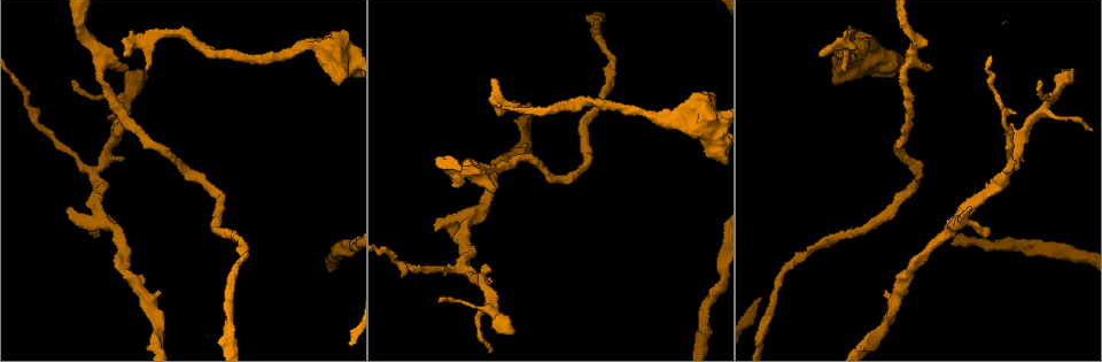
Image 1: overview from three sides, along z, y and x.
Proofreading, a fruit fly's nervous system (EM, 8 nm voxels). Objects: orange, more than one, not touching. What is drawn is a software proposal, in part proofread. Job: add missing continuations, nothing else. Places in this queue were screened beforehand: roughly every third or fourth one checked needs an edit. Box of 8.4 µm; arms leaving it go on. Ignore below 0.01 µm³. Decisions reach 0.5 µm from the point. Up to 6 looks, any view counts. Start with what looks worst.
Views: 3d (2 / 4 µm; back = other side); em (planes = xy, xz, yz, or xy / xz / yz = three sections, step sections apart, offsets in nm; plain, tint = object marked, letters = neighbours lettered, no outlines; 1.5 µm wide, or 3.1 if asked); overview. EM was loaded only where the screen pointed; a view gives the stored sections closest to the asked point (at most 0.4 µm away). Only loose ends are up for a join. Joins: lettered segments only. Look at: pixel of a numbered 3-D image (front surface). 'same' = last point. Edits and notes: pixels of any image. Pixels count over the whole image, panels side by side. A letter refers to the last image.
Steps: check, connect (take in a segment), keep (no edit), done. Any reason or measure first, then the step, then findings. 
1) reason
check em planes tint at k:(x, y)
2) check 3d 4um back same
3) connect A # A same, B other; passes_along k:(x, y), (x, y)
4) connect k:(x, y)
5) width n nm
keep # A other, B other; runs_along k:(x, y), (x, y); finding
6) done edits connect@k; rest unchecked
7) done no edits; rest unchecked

an open end
check 3d 2um at 1:(988, 233)

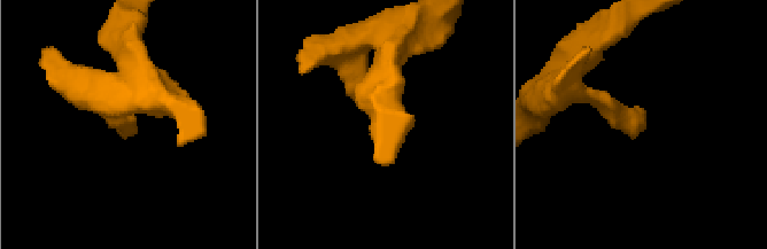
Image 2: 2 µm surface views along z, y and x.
shape alone is not enough
check em planes plain at 2:(131, 127)

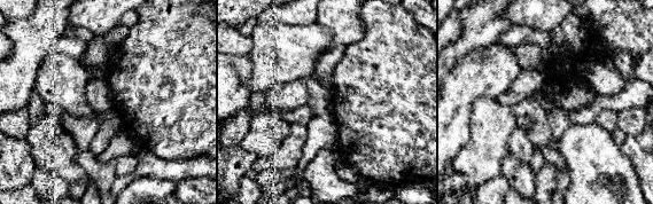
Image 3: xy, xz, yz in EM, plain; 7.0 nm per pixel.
check em planes letters same

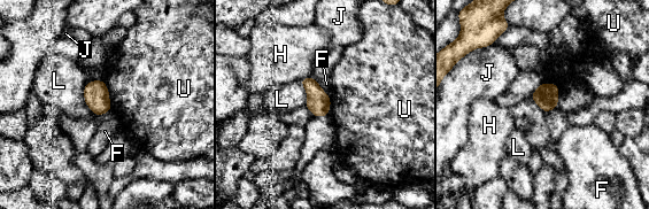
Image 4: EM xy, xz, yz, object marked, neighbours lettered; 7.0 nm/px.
keep # F other, H other, J other, L other, U other; border 4:(314, 78), (330, 98); none of them fits

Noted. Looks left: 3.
free end
check 3d 2um at 1:(493, 282)

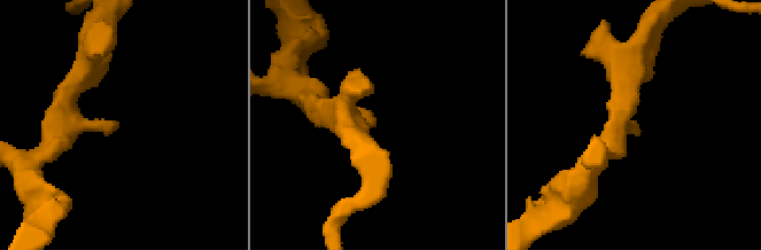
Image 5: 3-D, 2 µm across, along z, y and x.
now the EM
check em xz step 8 letters at 5:(637, 127)

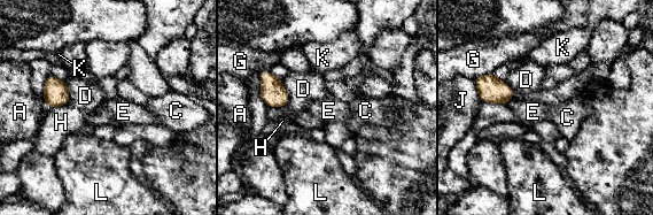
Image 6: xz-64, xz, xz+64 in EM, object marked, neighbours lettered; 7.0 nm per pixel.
cut it another way
check em planes letters same

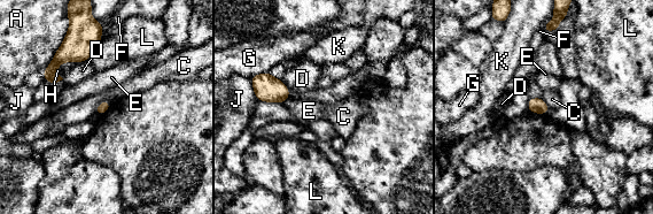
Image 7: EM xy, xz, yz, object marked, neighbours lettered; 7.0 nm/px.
longest_contact A 300 nm
keep # A other, C other, D other, E other, F other, G other, H other, J other, K other, L other; none of them fits

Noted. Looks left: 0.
done no edits; rest unchecked

